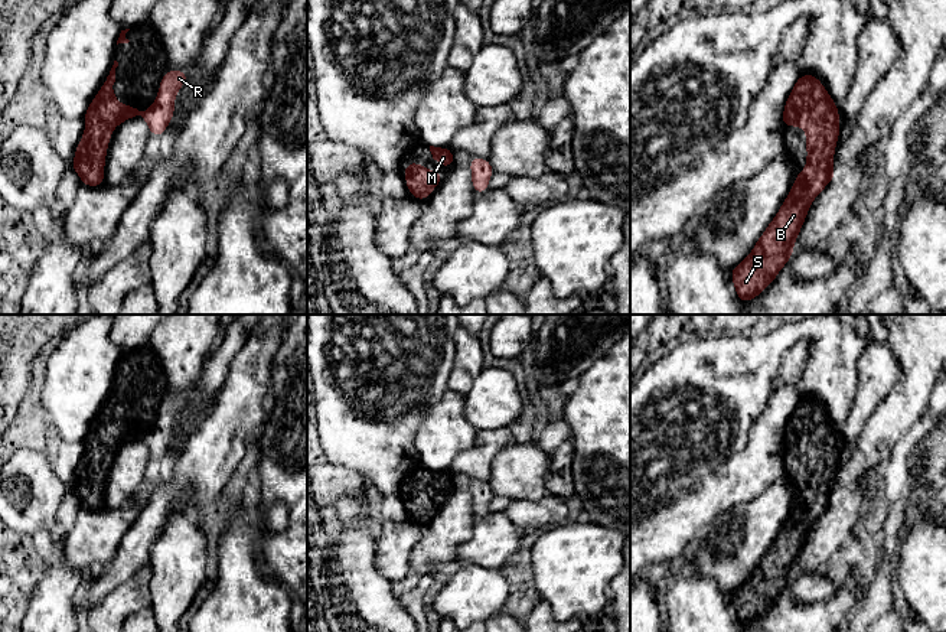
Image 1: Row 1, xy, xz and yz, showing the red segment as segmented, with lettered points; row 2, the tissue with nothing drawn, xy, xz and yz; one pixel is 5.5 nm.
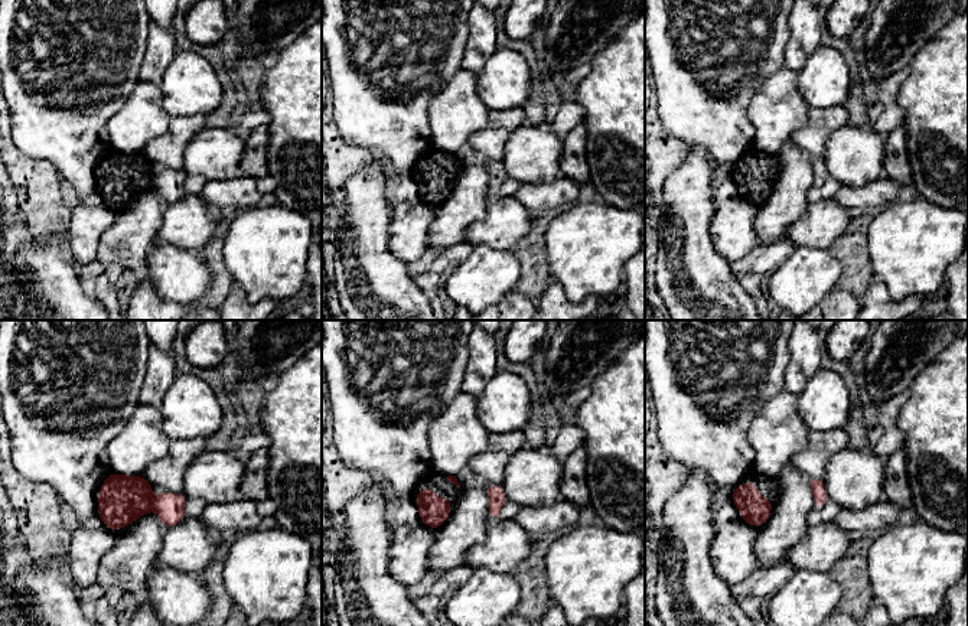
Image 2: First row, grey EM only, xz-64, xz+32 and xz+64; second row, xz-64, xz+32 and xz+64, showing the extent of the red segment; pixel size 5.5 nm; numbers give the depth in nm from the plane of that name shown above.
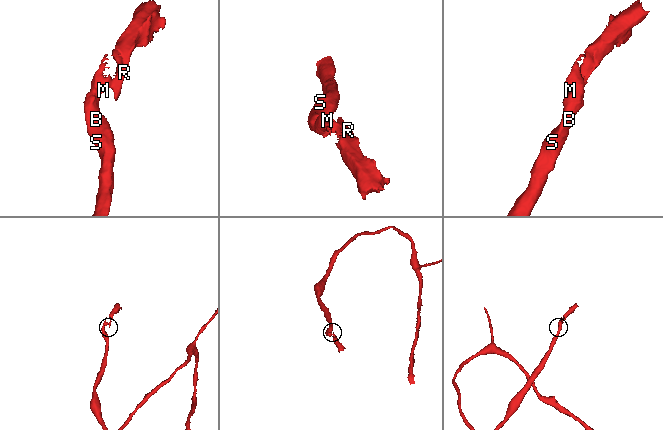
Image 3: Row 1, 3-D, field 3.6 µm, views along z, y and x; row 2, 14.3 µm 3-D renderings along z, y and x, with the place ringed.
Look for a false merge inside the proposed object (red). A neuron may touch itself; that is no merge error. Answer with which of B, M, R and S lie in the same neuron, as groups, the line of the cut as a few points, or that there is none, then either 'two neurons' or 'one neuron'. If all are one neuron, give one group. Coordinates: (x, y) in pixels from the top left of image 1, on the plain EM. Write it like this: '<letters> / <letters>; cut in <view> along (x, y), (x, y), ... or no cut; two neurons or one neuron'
B M R S; no cut; one neuron

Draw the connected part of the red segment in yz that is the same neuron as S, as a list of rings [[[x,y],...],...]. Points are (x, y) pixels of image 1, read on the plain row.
[[[805,397],[797,401],[783,431],[782,446],[783,452],[797,449],[806,455],[806,491],[796,498],[793,511],[783,524],[782,531],[757,563],[751,576],[730,594],[733,607],[737,613],[737,623],[743,626],[751,625],[761,618],[777,600],[782,590],[790,584],[793,569],[813,522],[835,501],[834,478],[841,457],[838,450],[839,433],[834,421],[826,416],[825,408],[815,398]]]

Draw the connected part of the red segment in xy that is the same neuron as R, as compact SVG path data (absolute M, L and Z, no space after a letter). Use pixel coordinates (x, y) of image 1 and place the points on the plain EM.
M114 384L110 398L84 437L87 452L69 489L79 498L82 509L98 511L105 506L105 479L112 452L127 442L141 439L149 449L150 457L159 462L163 459L174 437L174 420L187 403L187 394L174 395L169 391L160 404L159 417L153 429L143 437L140 430L123 429L112 417L117 390L118 385Z

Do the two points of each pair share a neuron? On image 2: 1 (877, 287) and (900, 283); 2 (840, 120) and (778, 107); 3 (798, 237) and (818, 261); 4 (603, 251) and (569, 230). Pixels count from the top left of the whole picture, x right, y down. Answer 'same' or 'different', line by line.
1: different
2: different
3: different
4: same

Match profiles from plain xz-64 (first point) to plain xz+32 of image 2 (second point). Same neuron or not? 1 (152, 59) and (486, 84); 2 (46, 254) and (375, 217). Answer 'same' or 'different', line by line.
1: different
2: same

